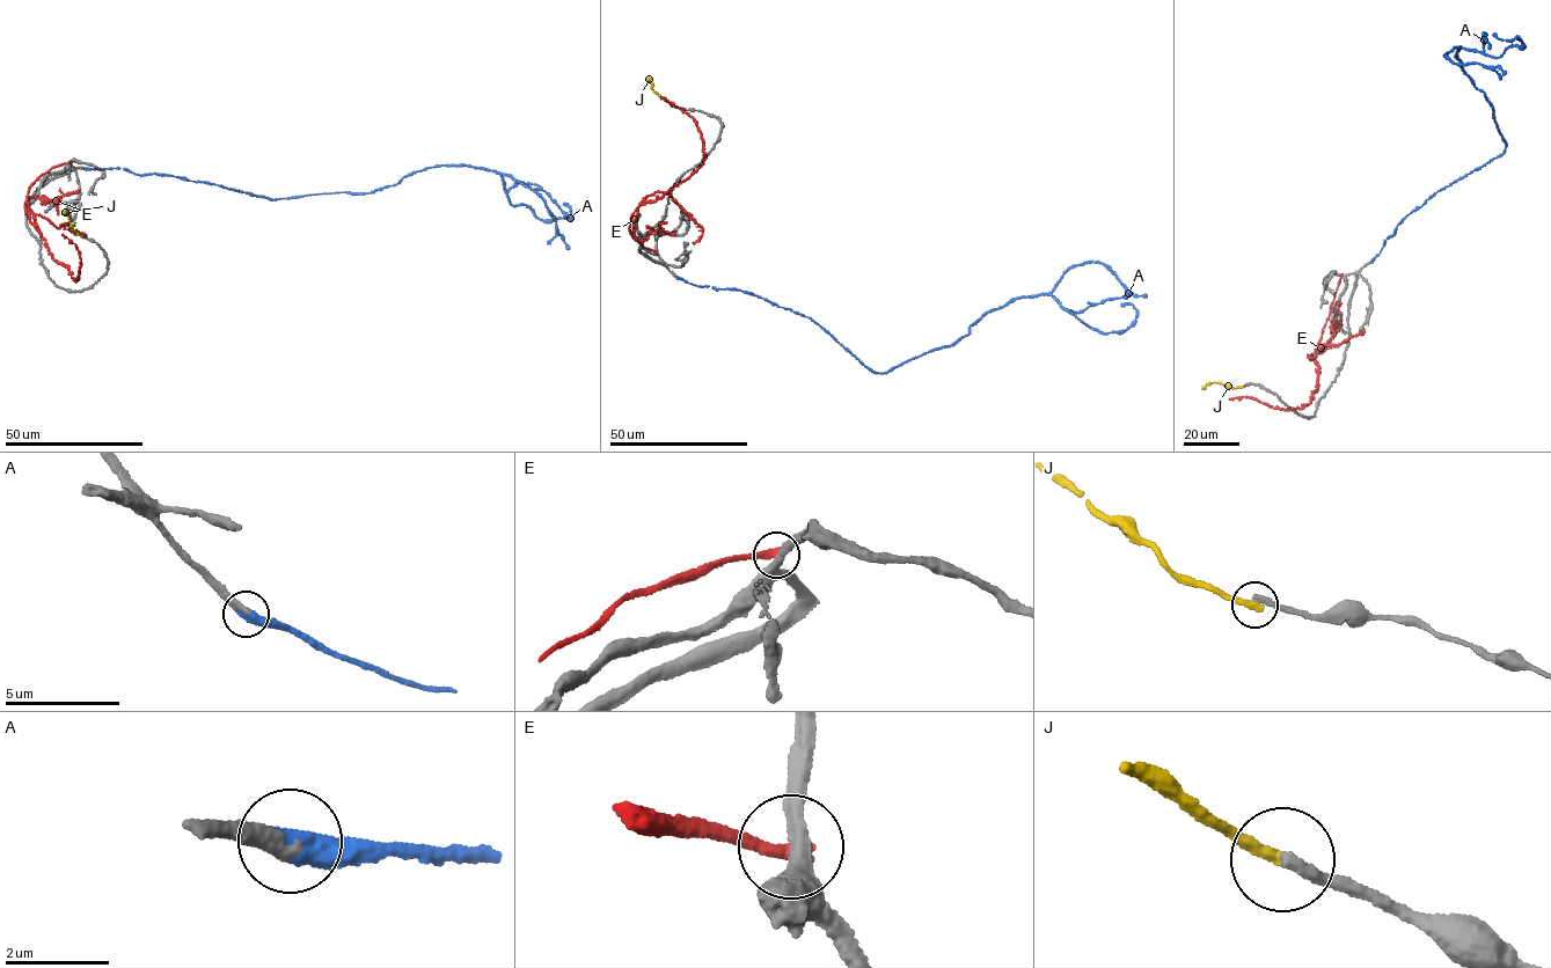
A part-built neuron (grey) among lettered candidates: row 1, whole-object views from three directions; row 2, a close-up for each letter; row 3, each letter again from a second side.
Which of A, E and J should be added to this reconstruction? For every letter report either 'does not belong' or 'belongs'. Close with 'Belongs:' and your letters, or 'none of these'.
A: belongs
E: does not belong
J: does not belong
Belongs: A

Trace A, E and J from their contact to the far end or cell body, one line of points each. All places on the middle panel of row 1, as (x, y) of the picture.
A: (677, 277), (810, 317), (883, 373), (1017, 298), (1048, 294), (1103, 332), (1134, 321), (1120, 305)
E: (656, 250), (642, 247), (630, 232), (635, 210), (690, 175), (704, 155), (696, 122), (660, 97)
J: (680, 108), (653, 90), (648, 76)

